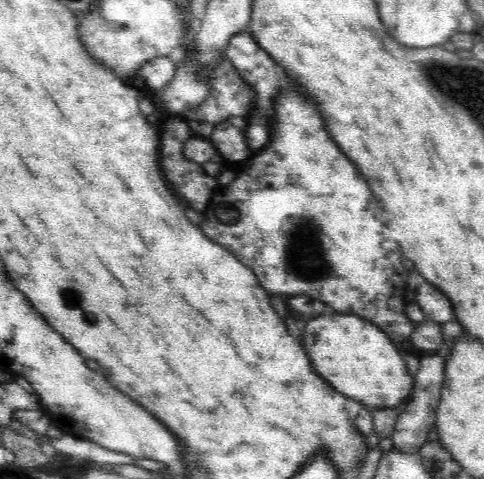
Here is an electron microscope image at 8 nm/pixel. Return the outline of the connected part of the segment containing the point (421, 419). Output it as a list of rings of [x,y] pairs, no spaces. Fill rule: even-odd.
[[[448,321],[442,324],[442,335],[444,335],[444,348],[438,350],[436,354],[425,356],[420,360],[420,368],[418,372],[413,375],[414,378],[414,392],[412,398],[402,406],[401,412],[398,414],[395,422],[394,434],[392,434],[392,441],[394,448],[402,453],[415,453],[420,447],[427,442],[428,433],[434,427],[436,420],[436,412],[441,400],[441,389],[444,378],[446,376],[445,362],[453,345],[452,340],[458,338],[462,334],[462,326],[458,322]]]

